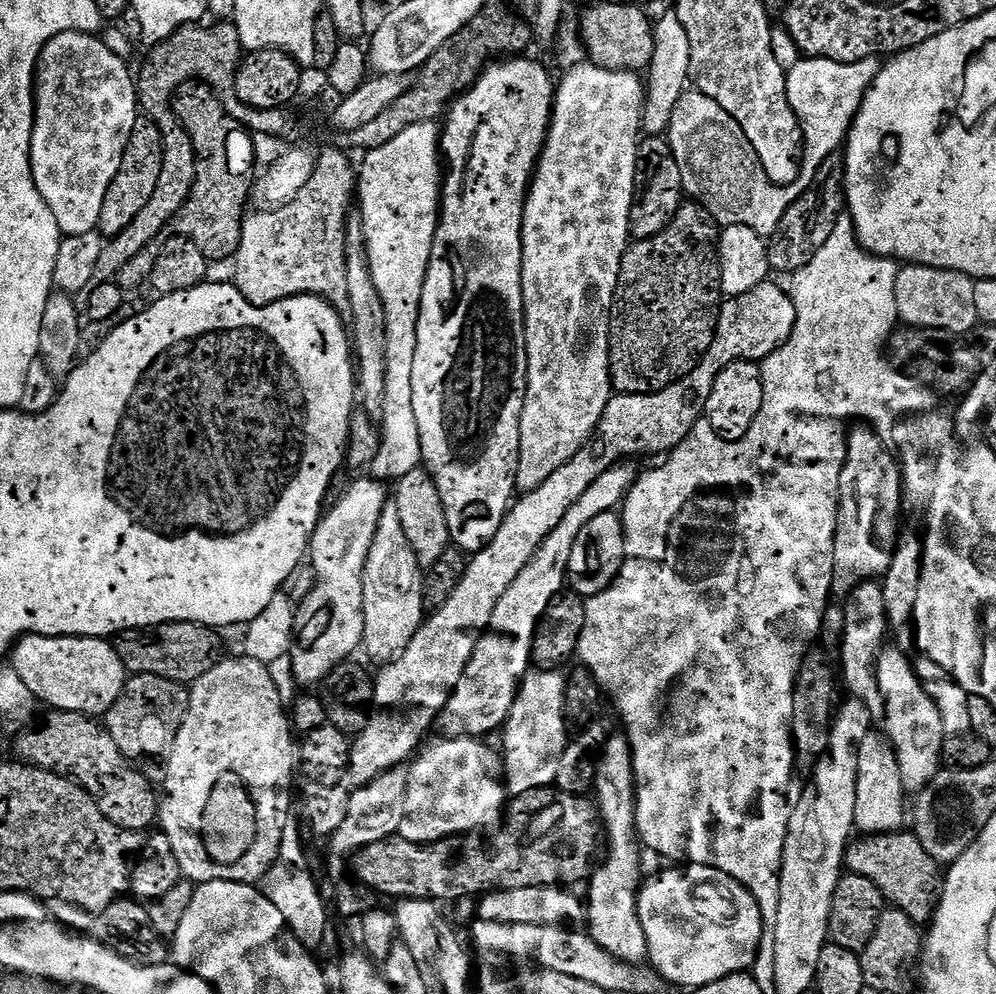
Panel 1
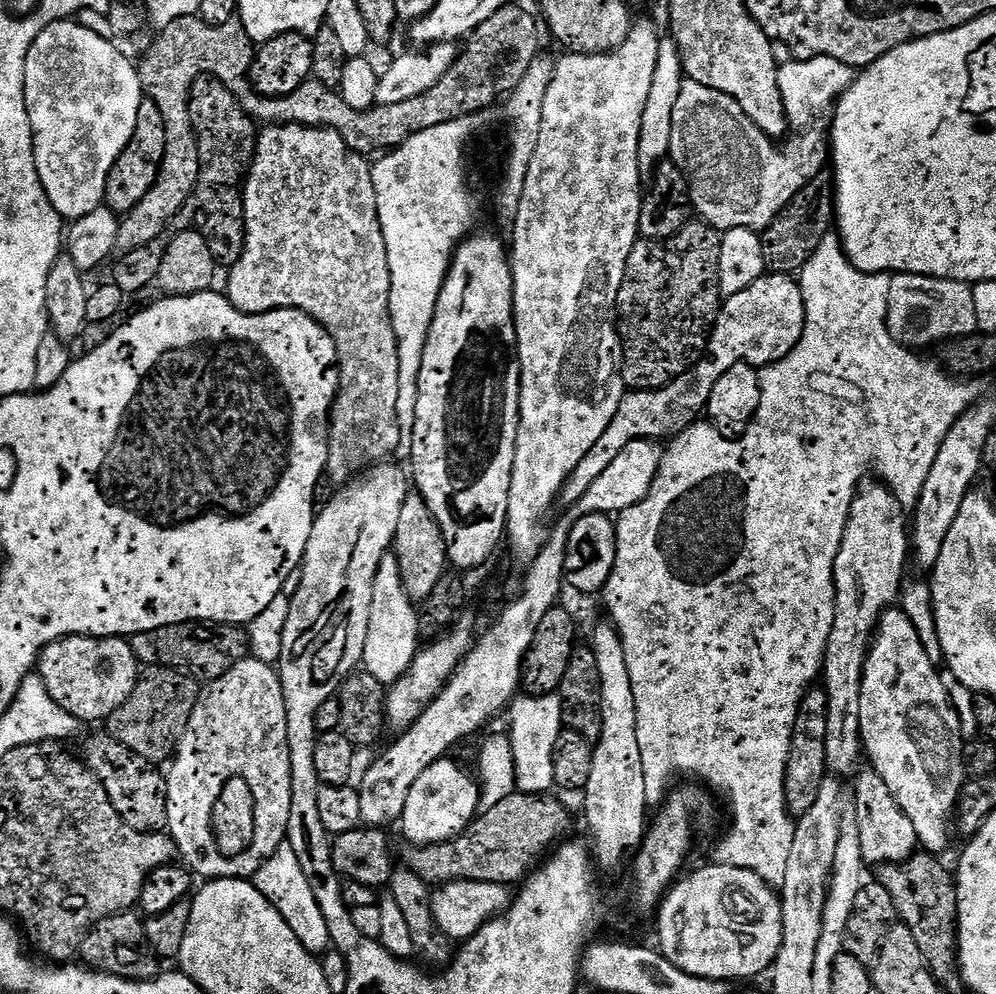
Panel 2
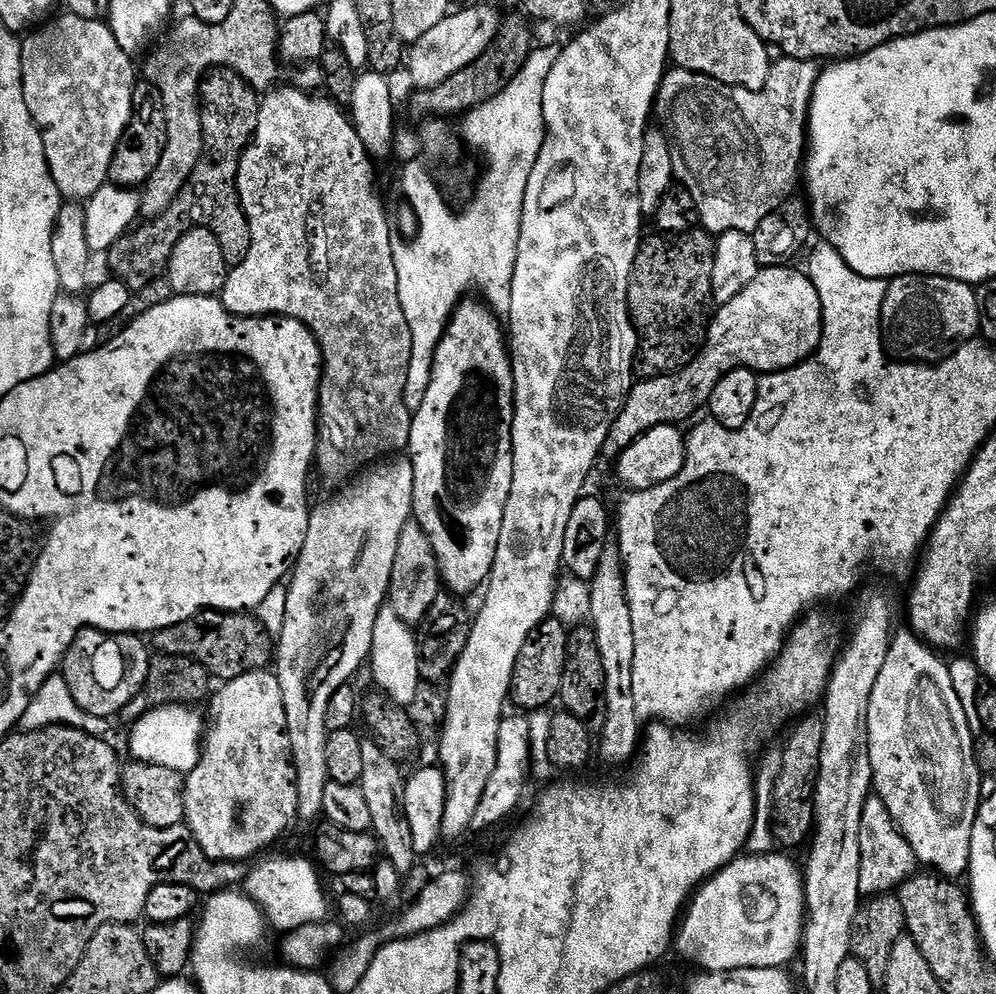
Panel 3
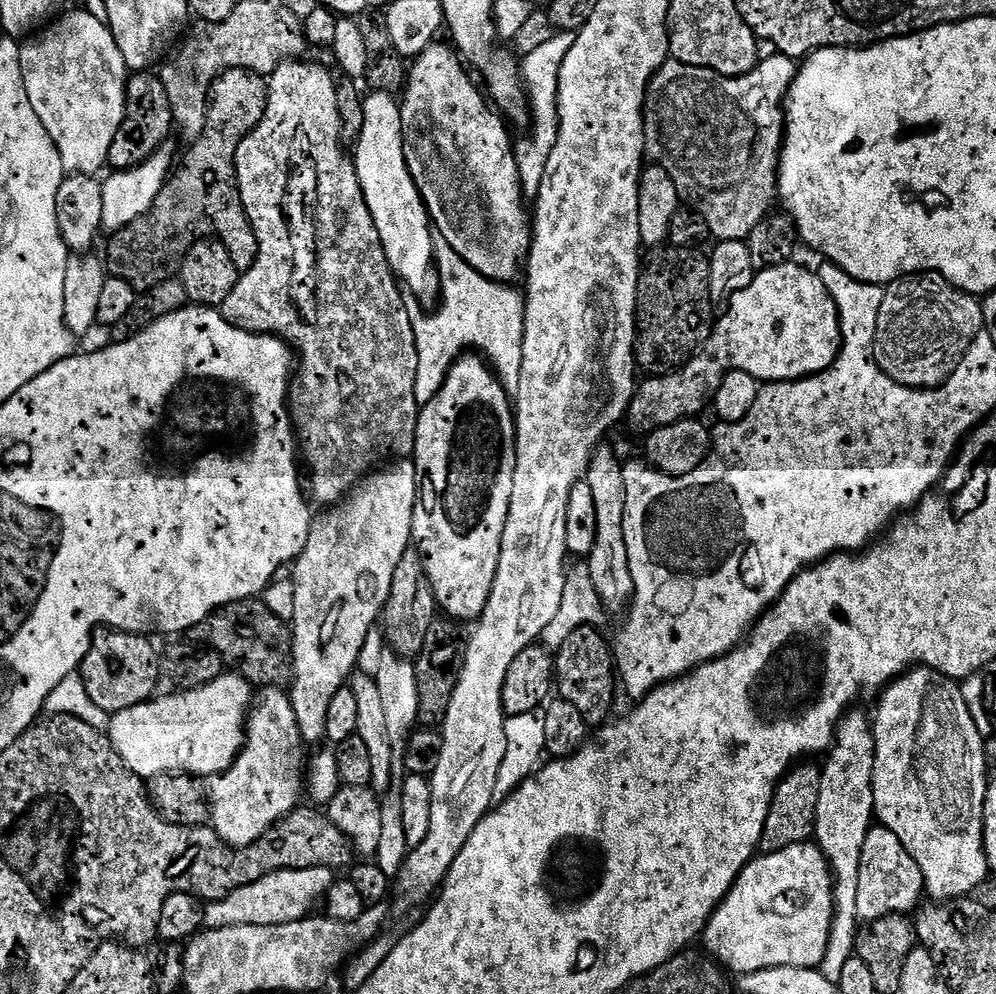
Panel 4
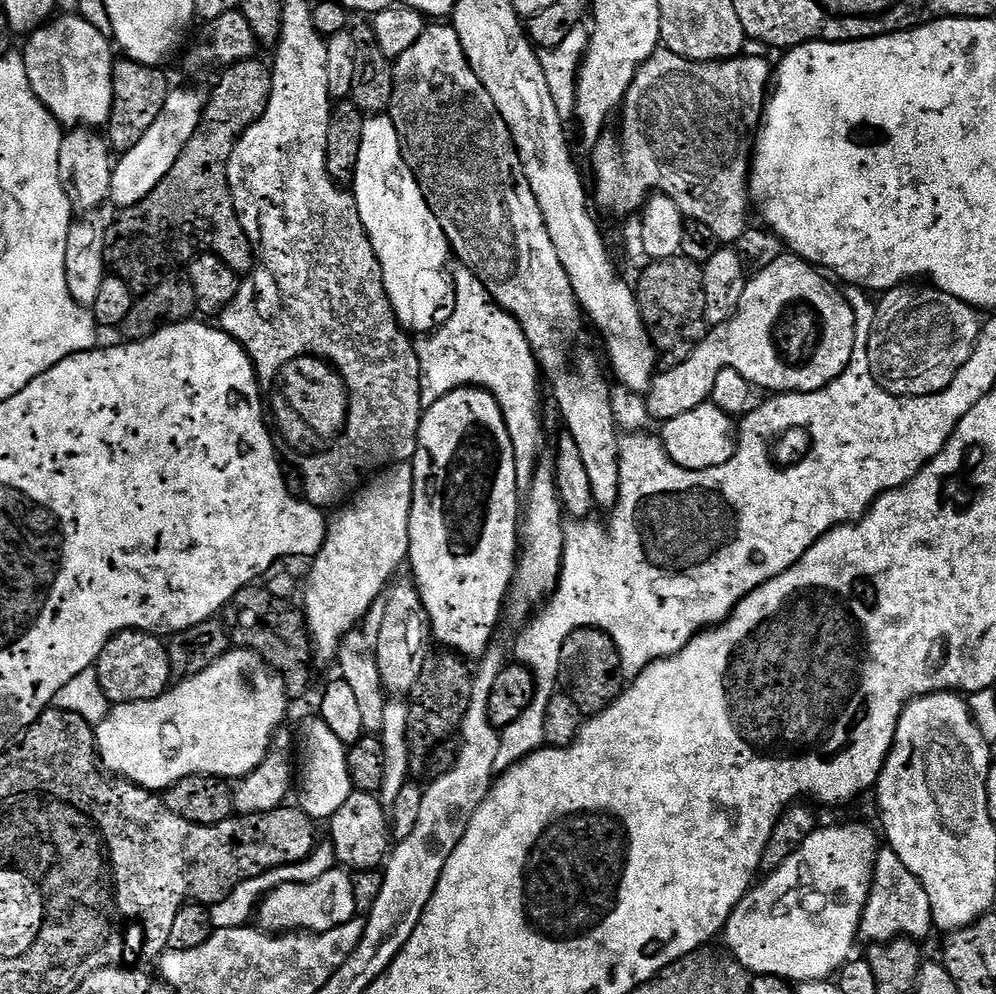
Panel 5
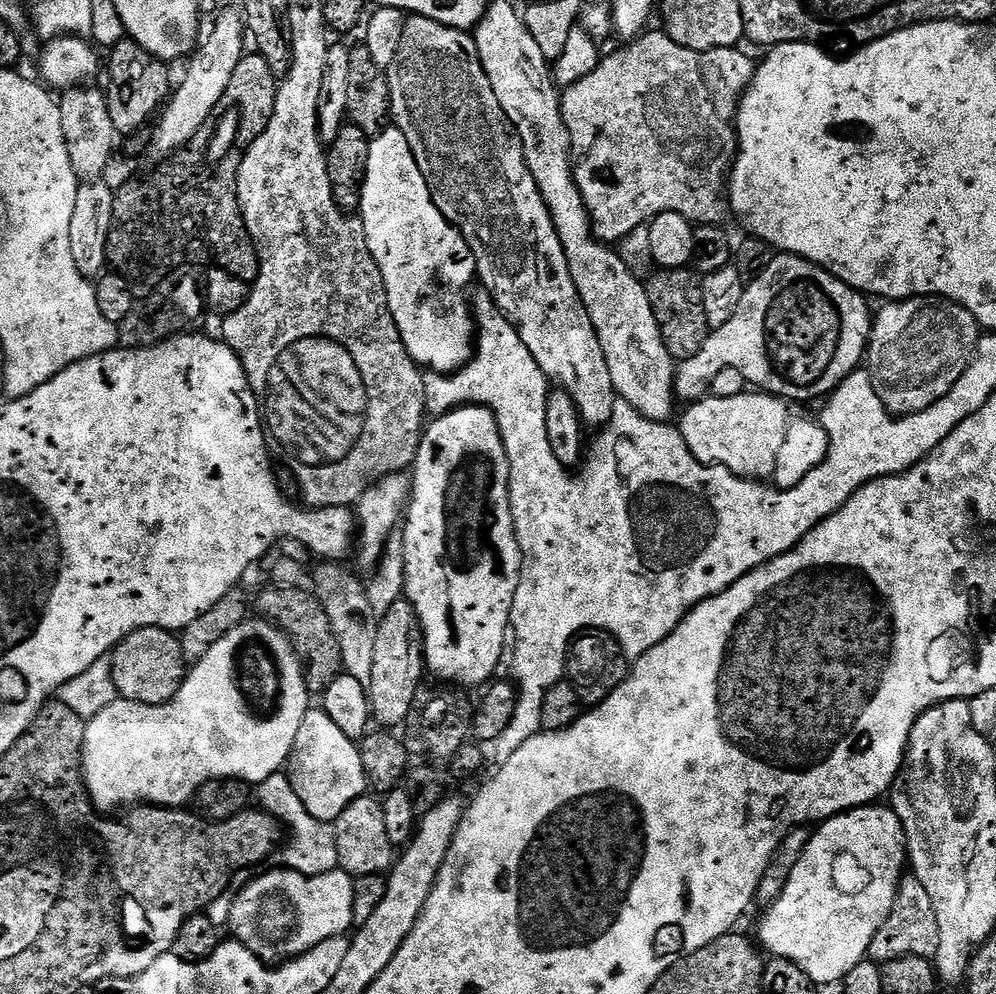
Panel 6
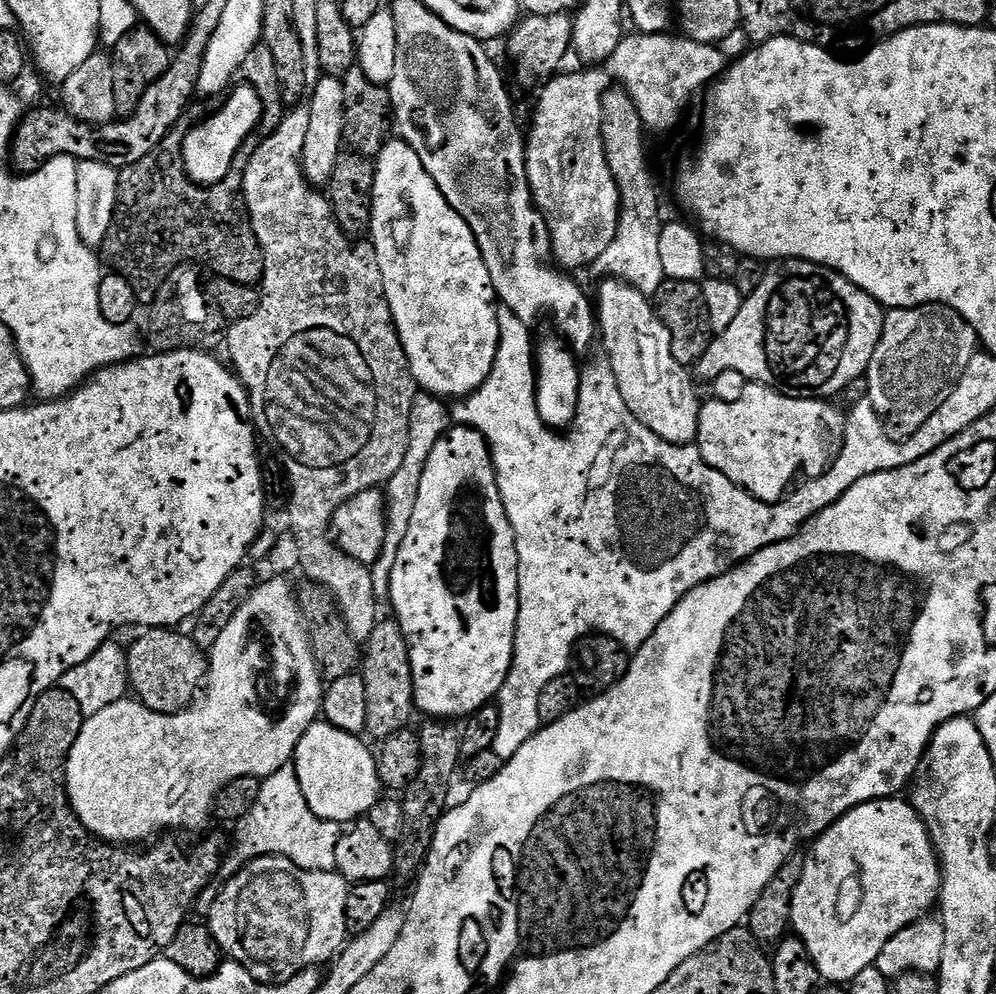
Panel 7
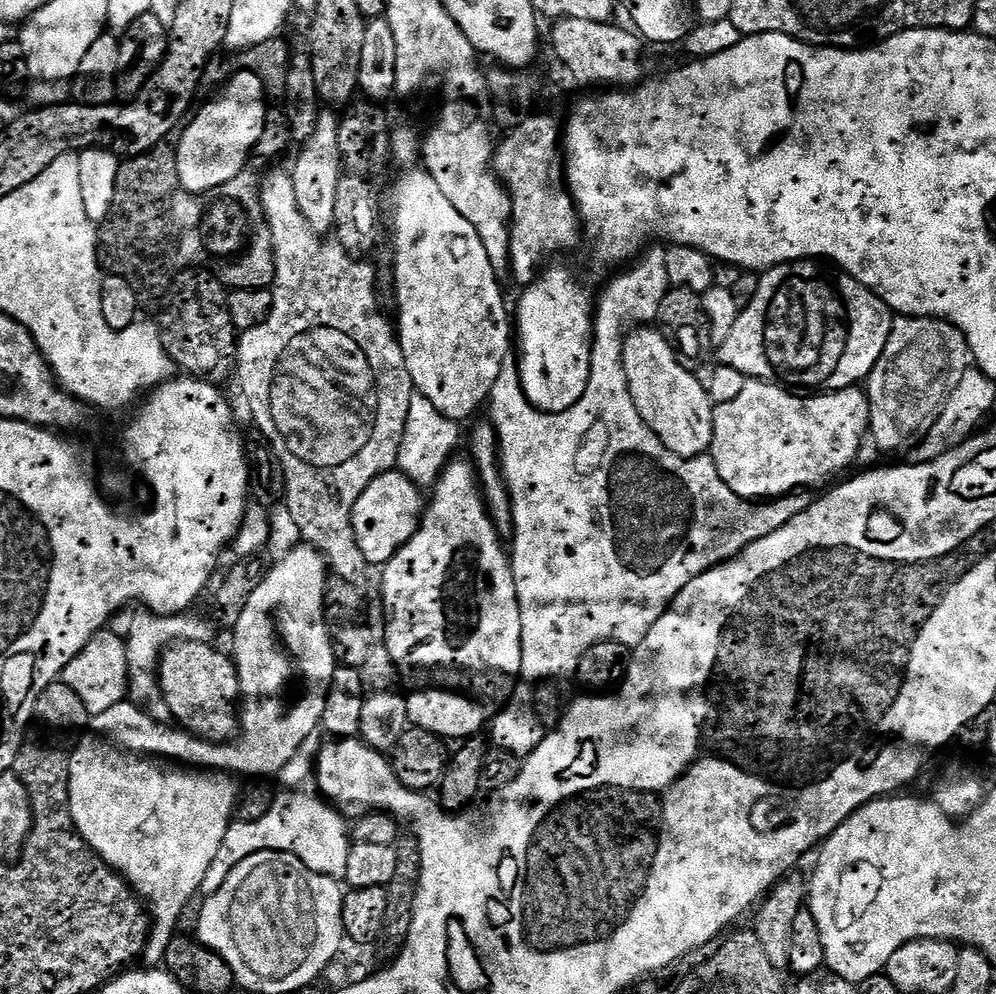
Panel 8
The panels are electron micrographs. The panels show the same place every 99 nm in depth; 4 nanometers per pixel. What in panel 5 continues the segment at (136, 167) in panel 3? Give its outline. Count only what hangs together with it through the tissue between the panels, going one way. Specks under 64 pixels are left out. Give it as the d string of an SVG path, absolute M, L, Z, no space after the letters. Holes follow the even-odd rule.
M127 58L115 61L112 116L106 125L106 139L113 153L123 154L138 146L142 134L146 134L146 130L154 126L158 114L162 114L162 106L166 106L166 98L170 91L168 76L164 71L163 67L146 66Z

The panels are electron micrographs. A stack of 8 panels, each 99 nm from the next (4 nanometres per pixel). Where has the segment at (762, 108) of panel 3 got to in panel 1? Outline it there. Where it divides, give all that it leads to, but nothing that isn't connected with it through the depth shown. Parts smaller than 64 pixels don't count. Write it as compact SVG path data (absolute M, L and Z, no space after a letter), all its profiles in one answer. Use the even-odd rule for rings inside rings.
M875 56L853 64L843 64L819 58L797 59L793 68L787 69L786 94L790 106L804 132L804 147L800 176L793 184L772 184L754 154L754 146L746 138L742 126L714 98L695 90L685 91L674 106L670 126L666 133L676 160L684 169L682 182L685 193L714 217L717 225L750 226L759 236L771 237L772 231L782 222L782 214L814 182L816 168L830 158L847 141L852 119L870 90L882 64Z

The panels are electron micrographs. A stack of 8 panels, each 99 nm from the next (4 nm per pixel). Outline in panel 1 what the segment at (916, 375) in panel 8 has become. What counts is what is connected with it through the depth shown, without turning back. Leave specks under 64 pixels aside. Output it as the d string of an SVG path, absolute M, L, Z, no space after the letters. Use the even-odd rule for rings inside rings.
M921 264L901 267L896 283L896 314L899 323L909 328L972 332L980 324L974 302L975 285L976 281L971 276L954 270L927 268Z

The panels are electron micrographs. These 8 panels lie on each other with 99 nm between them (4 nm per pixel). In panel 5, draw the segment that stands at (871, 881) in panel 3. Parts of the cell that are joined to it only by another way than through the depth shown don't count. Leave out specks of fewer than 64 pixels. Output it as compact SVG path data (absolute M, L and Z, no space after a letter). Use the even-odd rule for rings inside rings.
M884 846L876 854L876 871L872 877L872 892L864 907L864 917L860 923L861 941L868 940L869 945L884 944L888 940L907 938L924 942L928 935L934 932L930 898L910 870L898 858L891 848Z

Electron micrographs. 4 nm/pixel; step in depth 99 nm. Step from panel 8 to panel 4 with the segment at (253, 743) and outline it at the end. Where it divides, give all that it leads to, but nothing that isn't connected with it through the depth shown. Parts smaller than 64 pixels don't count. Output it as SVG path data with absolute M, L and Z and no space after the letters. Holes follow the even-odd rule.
M225 674L201 688L175 692L173 696L157 695L146 704L130 706L117 712L112 716L112 725L108 727L107 733L112 737L114 750L135 776L151 778L169 774L191 774L211 778L217 772L225 772L240 755L253 703L253 685L239 674Z

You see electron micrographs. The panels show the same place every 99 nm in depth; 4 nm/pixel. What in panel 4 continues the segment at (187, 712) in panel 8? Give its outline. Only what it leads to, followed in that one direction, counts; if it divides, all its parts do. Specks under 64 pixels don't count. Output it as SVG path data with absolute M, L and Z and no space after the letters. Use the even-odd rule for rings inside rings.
M100 630L93 635L92 648L78 674L86 682L90 698L102 710L115 714L130 706L146 704L157 695L161 653L148 640L151 639L147 635L119 630Z

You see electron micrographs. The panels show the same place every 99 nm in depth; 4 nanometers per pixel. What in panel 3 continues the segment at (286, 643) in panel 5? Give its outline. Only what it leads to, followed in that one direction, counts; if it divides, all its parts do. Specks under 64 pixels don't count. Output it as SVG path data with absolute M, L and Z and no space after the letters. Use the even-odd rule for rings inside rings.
M199 612L186 622L158 630L151 637L150 644L157 653L197 660L209 677L216 679L217 676L220 682L267 669L274 660L274 637L255 615L248 612Z

